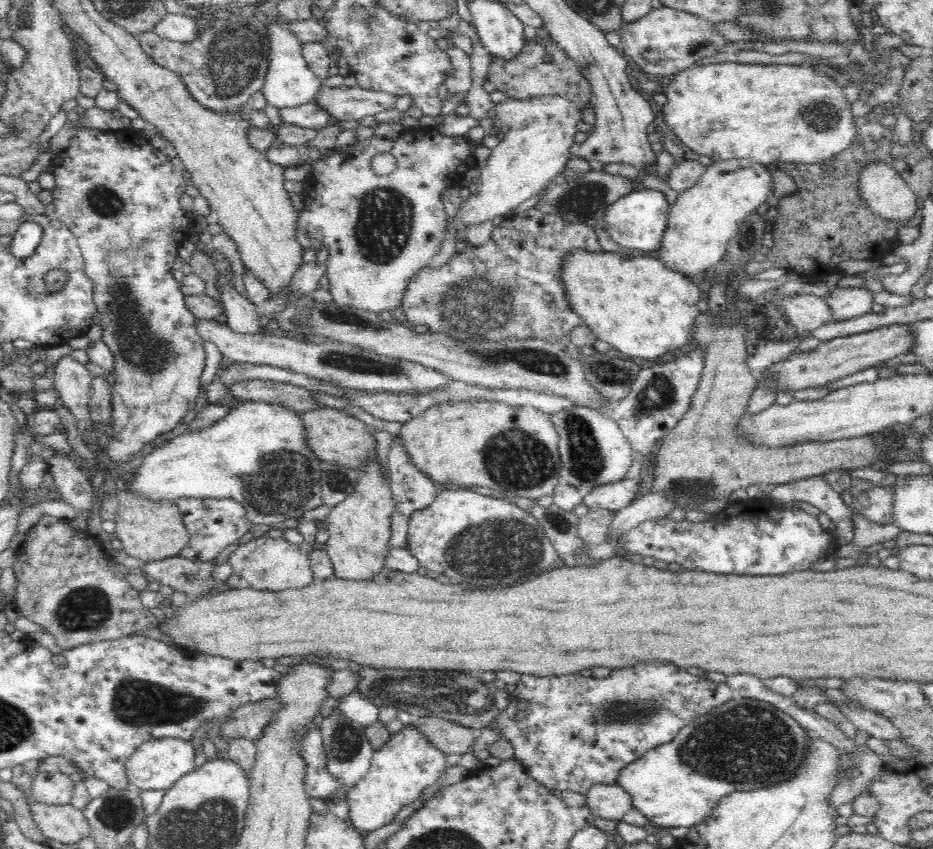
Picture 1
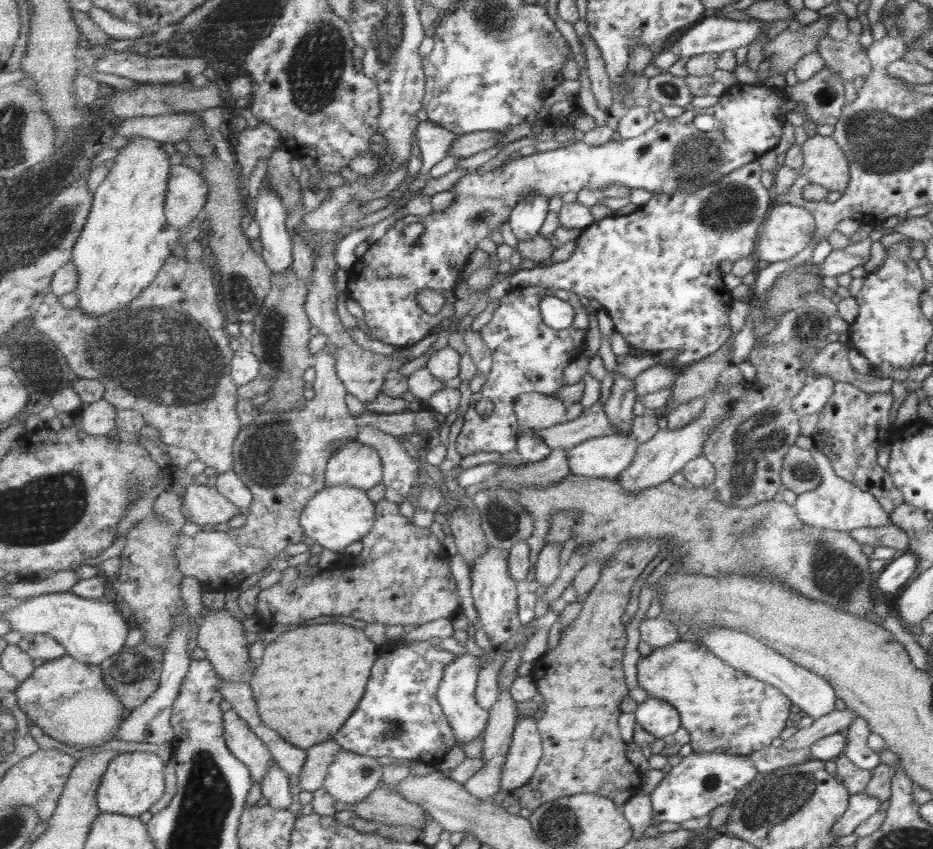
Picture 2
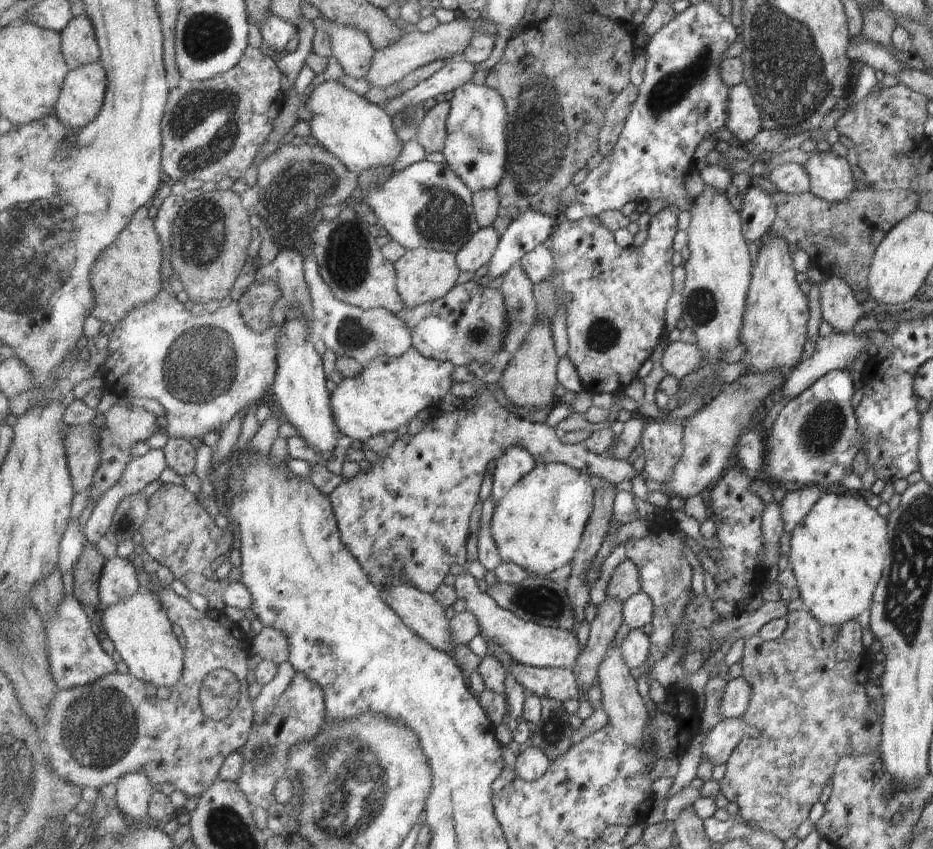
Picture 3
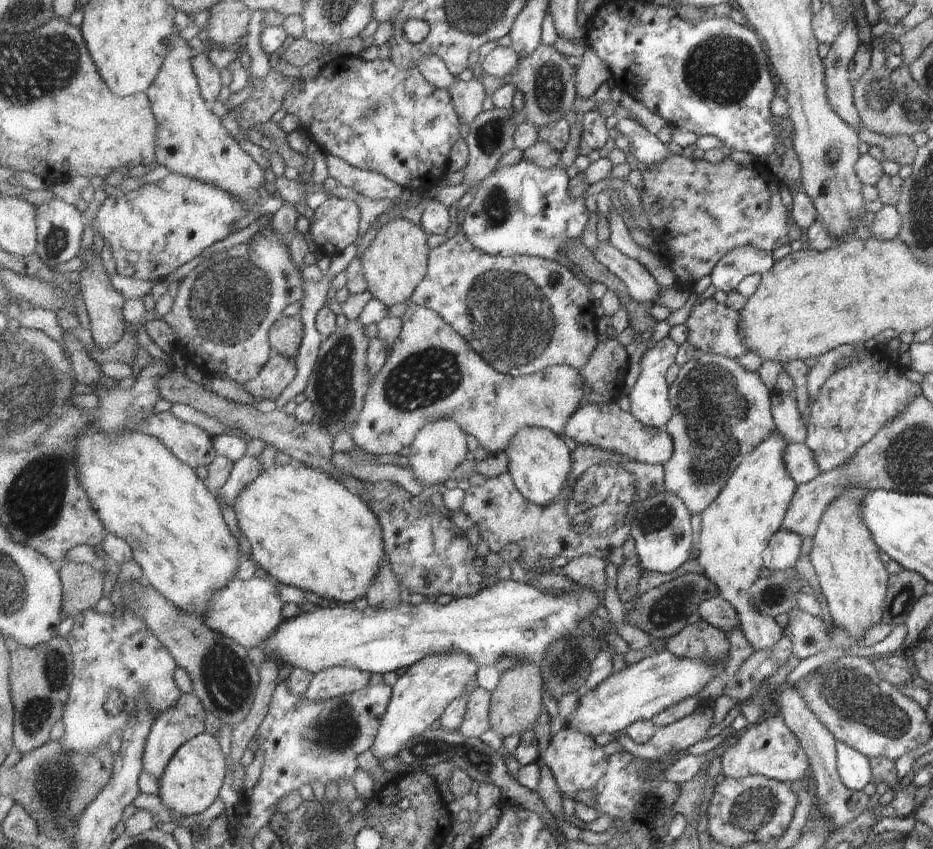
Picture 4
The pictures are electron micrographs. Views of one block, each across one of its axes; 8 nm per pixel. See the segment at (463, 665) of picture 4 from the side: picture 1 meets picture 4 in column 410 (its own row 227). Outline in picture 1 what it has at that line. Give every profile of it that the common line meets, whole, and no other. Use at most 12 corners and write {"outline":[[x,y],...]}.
{"outline":[[753,158],[713,161],[670,207],[660,260],[689,277],[716,267],[771,204]]}

